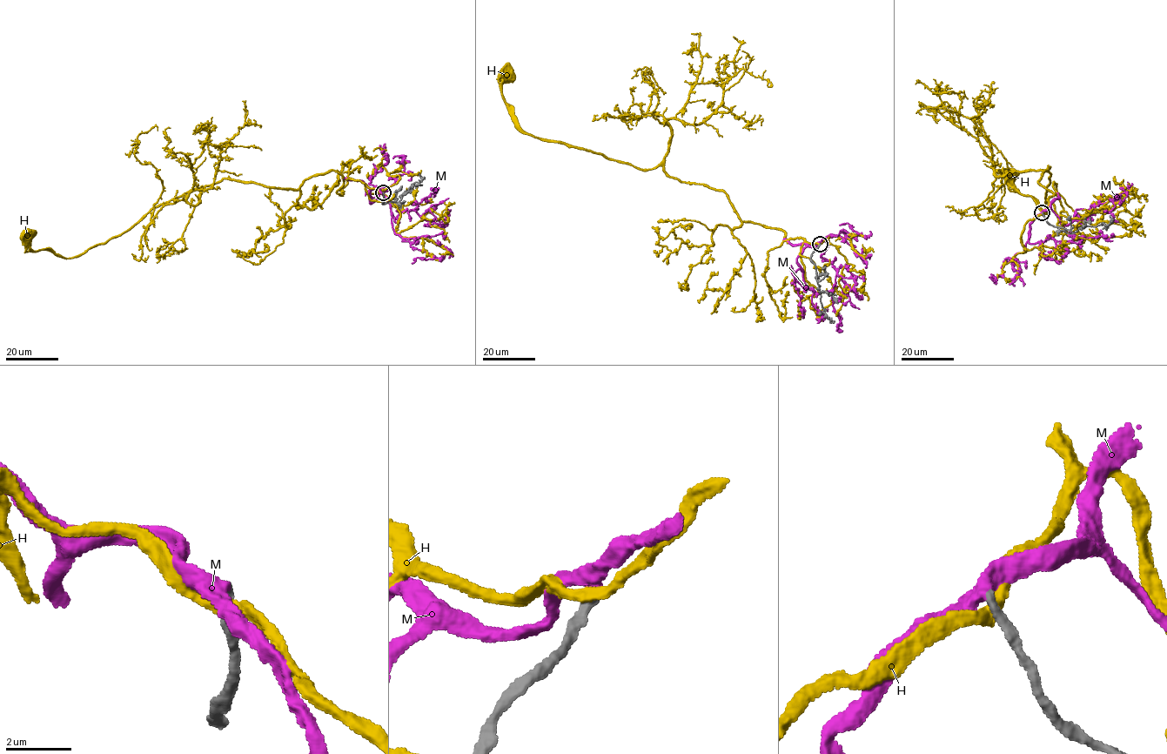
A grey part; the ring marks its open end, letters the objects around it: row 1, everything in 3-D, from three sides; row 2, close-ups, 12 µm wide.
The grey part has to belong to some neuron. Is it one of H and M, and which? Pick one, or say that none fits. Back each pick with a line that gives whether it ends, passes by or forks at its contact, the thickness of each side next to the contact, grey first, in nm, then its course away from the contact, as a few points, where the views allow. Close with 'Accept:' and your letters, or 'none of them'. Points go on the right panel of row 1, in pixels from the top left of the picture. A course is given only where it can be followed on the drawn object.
M: it passes by; calibres 280 and 400 nm; course (1042, 213), (1029, 224), (1029, 243), (1045, 240), (1048, 237), (1067, 241), (1100, 236), (1109, 238), (1113, 234)
Accept: M

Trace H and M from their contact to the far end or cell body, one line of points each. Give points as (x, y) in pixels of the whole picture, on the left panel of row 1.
H: (383, 193), (334, 171), (293, 190), (222, 178), (155, 206), (73, 257), (34, 251), (28, 235)
M: (383, 192), (390, 205), (391, 213), (398, 222), (396, 217), (404, 212), (419, 209), (418, 204), (439, 188)

